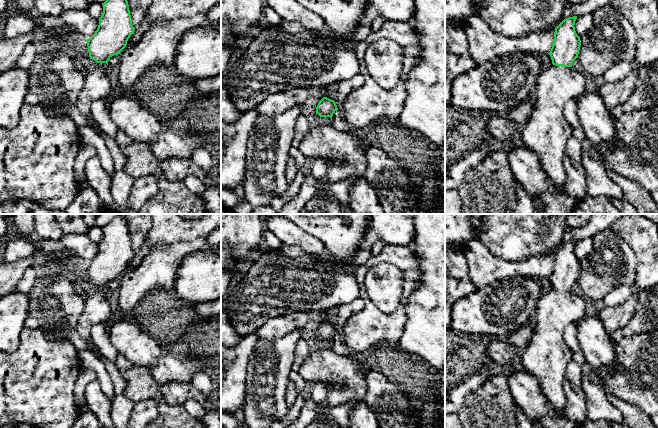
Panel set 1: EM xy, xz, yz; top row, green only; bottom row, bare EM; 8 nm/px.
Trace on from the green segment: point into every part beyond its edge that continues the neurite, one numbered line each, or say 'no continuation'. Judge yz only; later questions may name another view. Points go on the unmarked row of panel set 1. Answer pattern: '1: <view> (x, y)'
1: yz (546, 358)

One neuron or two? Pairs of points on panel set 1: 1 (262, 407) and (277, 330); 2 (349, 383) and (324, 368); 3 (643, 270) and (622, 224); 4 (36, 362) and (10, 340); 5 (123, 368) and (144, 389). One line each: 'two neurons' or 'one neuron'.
1: two neurons
2: one neuron
3: one neuron
4: two neurons
5: one neuron

